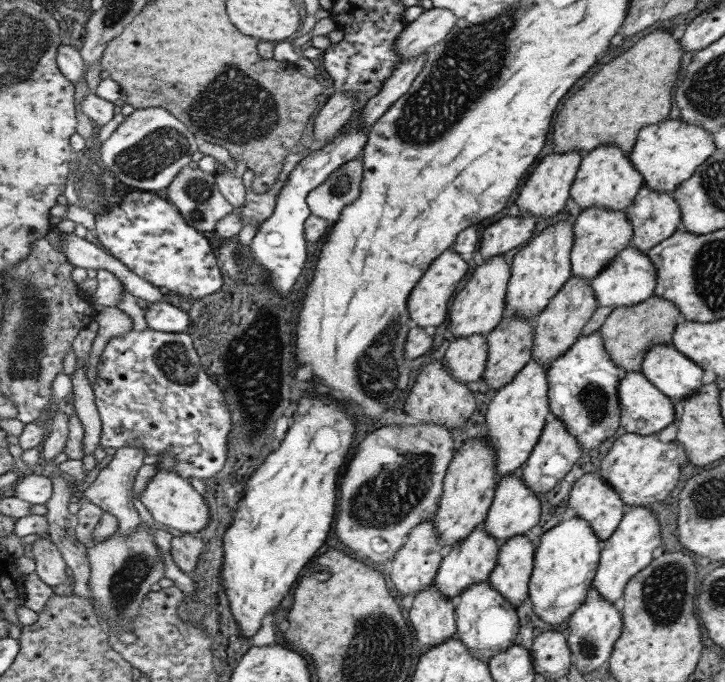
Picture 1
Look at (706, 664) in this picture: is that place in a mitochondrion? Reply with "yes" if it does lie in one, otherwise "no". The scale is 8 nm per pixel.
no

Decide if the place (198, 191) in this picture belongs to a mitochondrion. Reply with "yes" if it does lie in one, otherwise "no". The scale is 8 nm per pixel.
yes

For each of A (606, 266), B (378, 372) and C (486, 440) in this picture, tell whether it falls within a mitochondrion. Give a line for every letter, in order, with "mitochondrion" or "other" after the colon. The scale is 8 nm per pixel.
A: other
B: mitochondrion
C: other

